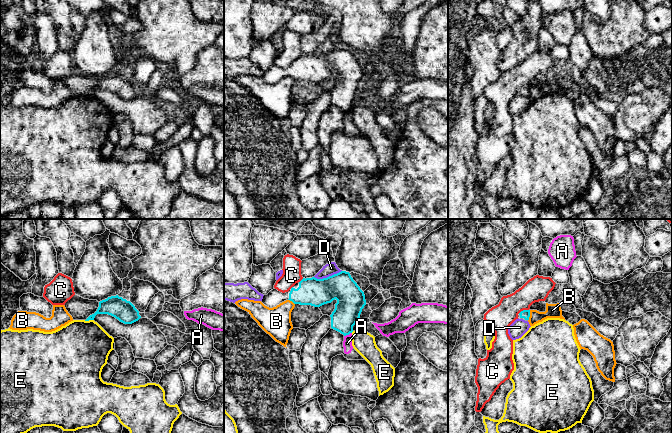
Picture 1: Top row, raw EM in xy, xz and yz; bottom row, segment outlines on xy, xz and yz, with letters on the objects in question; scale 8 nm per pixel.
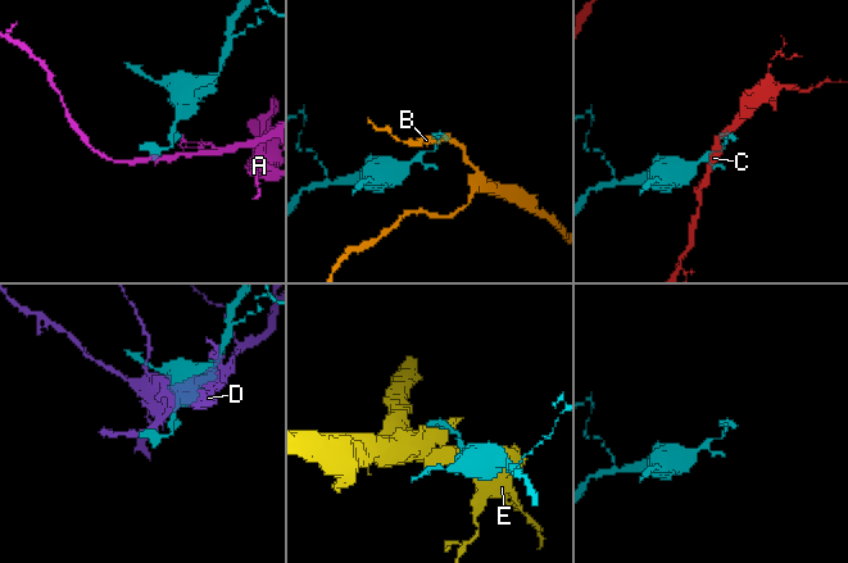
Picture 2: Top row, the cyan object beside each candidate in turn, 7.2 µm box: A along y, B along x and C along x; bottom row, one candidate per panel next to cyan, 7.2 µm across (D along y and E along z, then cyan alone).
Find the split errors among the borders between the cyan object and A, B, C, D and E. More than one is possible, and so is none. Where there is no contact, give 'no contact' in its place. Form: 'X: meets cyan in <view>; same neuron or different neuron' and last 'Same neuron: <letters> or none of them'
A: meets cyan in xz; different neuron
B: meets cyan in yz; different neuron
C: meets cyan in yz; different neuron
D: meets cyan in xz; different neuron
E: meets cyan in xy; different neuron
Same neuron: none of them

